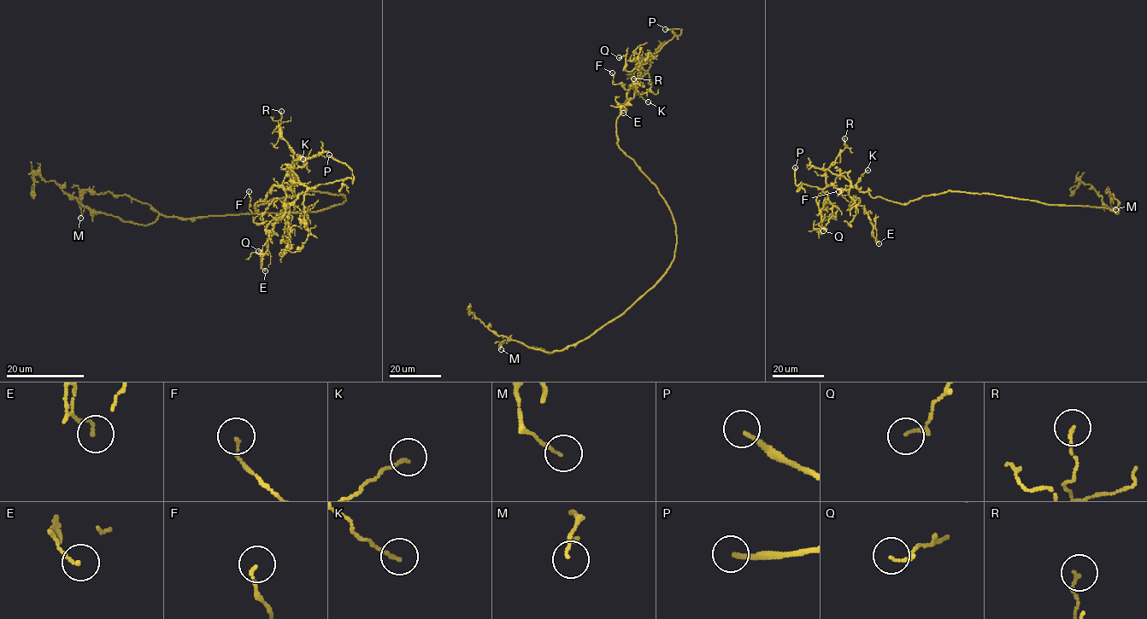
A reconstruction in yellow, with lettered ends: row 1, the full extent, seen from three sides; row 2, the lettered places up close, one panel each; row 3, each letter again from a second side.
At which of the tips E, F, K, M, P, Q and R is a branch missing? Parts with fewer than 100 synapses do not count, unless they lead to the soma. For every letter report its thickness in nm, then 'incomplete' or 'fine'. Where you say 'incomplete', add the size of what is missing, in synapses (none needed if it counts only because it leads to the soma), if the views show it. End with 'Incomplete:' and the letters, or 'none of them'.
E: 110 nm thick; fine
F: 110 nm thick; fine
K: 120 nm thick; fine
M: 100 nm thick; fine
P: 180 nm thick; incomplete
Q: 110 nm thick; fine
R: 130 nm thick; fine
Incomplete: P

